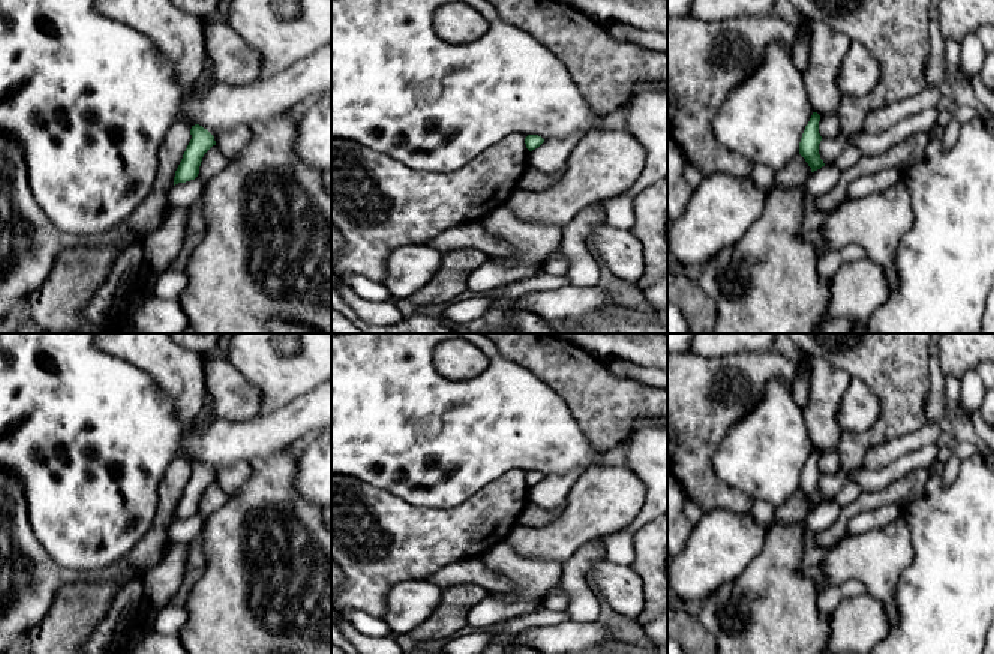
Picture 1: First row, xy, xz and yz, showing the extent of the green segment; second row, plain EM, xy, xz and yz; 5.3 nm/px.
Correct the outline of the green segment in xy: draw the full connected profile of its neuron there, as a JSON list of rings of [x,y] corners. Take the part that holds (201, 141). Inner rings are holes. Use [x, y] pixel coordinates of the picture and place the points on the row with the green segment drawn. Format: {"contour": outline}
{"contour": [[[199,124],[190,129],[192,140],[183,154],[183,159],[175,171],[174,186],[195,180],[199,174],[199,166],[204,154],[216,146],[214,136]]]}

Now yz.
{"contour": [[[813,112],[799,142],[799,154],[805,159],[811,168],[811,172],[825,166],[819,154],[819,144],[822,141],[822,136],[819,134],[819,122],[820,116],[817,112]]]}

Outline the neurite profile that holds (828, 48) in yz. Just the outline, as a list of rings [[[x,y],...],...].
[[[810,21],[810,27],[810,66],[804,74],[804,80],[814,112],[825,116],[837,112],[841,102],[843,96],[837,80],[850,40],[844,34],[832,32],[820,21]]]

